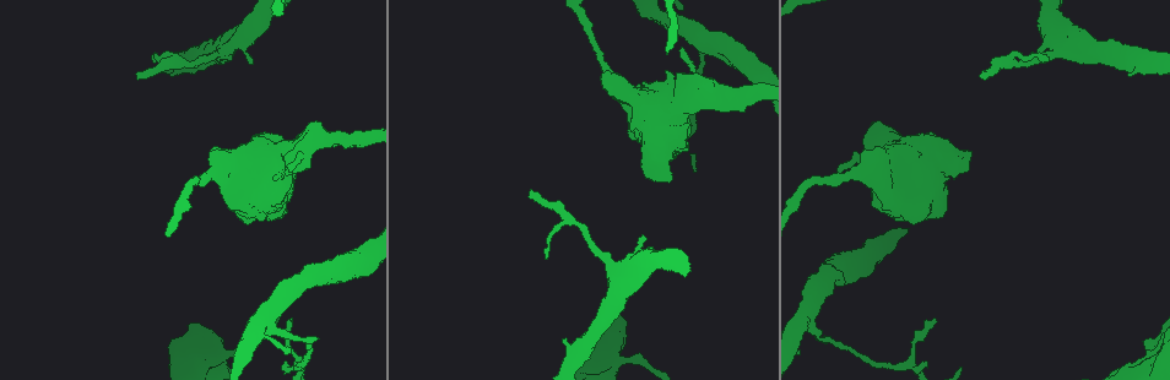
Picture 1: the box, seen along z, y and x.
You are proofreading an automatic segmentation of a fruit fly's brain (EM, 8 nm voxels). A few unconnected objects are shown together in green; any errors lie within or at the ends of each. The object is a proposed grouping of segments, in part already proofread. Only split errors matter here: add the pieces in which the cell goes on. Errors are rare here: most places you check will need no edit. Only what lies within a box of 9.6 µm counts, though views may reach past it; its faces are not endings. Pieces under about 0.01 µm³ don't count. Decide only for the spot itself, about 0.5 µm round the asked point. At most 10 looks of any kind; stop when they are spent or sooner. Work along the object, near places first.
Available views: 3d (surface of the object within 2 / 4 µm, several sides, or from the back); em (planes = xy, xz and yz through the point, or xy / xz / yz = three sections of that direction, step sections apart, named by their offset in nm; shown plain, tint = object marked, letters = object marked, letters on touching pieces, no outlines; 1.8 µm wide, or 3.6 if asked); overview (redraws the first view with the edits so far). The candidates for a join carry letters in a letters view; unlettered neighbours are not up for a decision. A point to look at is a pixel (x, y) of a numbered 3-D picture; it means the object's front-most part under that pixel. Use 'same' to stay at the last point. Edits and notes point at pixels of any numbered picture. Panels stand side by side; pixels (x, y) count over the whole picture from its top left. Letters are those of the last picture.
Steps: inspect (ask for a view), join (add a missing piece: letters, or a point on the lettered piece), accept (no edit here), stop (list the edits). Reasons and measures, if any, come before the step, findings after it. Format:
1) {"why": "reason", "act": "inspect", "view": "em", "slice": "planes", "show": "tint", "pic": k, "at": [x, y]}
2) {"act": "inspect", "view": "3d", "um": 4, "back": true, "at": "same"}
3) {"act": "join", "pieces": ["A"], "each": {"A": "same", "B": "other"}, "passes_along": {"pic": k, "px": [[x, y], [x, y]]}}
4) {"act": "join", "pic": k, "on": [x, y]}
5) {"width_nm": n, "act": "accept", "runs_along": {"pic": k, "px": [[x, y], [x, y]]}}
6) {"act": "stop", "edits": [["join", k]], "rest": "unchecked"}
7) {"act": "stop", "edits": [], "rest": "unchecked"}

{"why": "branch stops here", "act": "inspect", "view": "em", "um": 3.6, "slice": "yz", "step": 16, "show": "tint", "pic": 1, "at": [984, 79]}

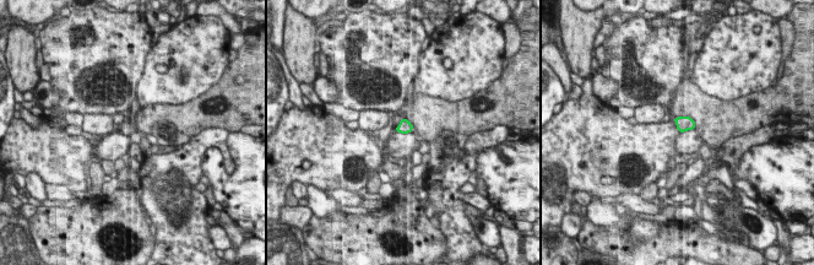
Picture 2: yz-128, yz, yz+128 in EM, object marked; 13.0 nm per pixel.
{"why": "cut it another way", "act": "inspect", "view": "em", "um": 3.6, "slice": "planes", "show": "letters", "at": "same"}

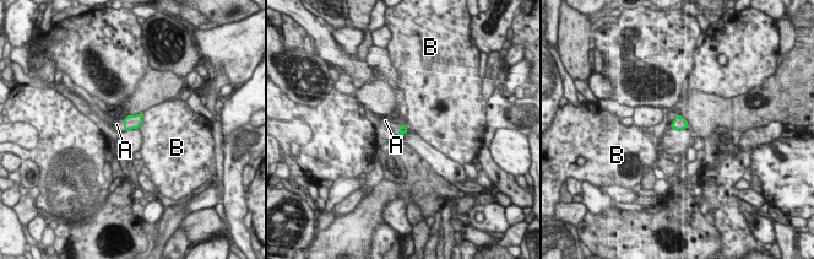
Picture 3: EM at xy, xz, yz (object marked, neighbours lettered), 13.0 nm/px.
{"width_nm": 100, "act": "join", "pieces": ["A"], "each": {"A": "same", "B": "other"}, "found": "the cell continues"}

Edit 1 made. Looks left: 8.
{"act": "inspect", "view": "3d", "um": 4, "pic": 1, "at": [152, 60]}

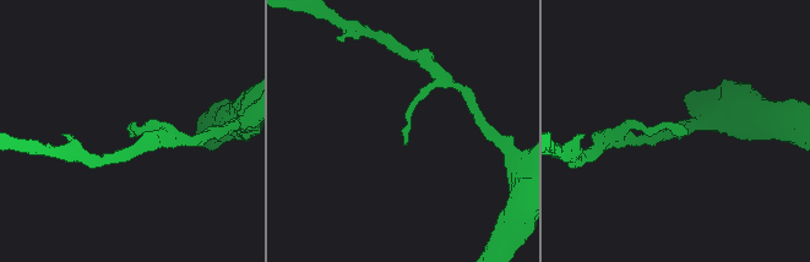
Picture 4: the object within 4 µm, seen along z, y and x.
{"act": "inspect", "view": "em", "slice": "planes", "show": "letters", "pic": 4, "at": [405, 142]}

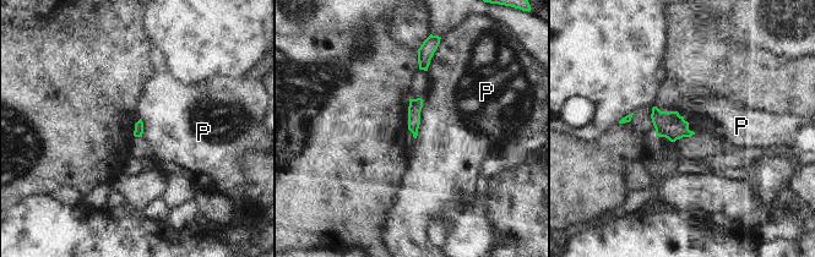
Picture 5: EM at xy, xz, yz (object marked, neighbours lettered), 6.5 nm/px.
{"act": "accept", "each": {"P": "other"}, "border": {"pic": 5, "px": [[422, 98], [420, 124], [416, 138]]}, "found": "none of them fits"}

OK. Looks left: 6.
{"why": "branch stops here", "act": "inspect", "view": "3d", "um": 2, "pic": 1, "at": [1131, 73]}

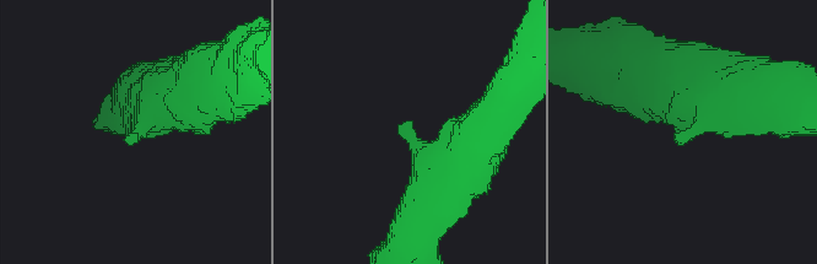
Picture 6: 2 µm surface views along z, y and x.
{"act": "inspect", "view": "em", "um": 3.6, "slice": "xz", "step": 4, "show": "letters", "pic": 6, "at": [131, 133]}

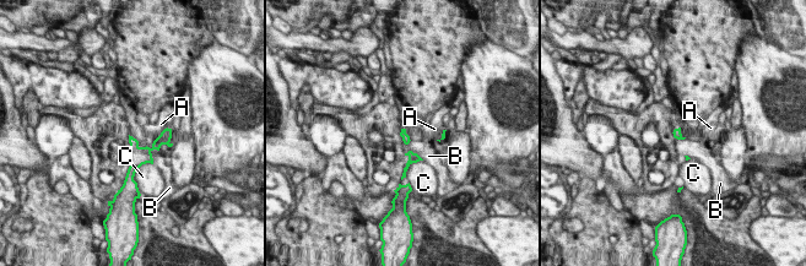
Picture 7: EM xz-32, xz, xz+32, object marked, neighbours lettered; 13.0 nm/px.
{"longest_contact_nm": ["C", 320], "act": "accept", "each": {"A": "other", "B": "other", "C": "other"}, "found": "none of them fits"}

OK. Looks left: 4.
{"why": "free end", "act": "inspect", "view": "em", "slice": "yz", "step": 16, "show": "tint", "pic": 1, "at": [290, 319]}

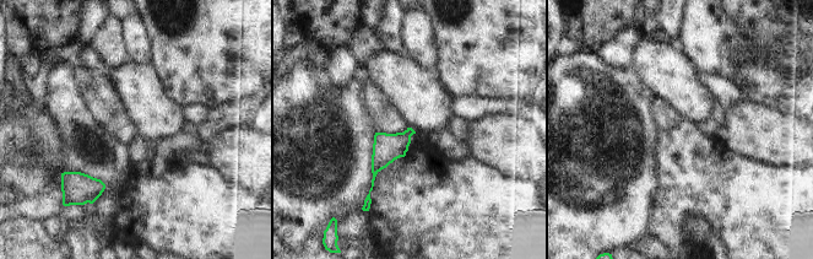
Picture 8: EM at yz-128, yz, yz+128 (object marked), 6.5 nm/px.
{"act": "inspect", "view": "em", "slice": "planes", "show": "letters", "at": "same"}

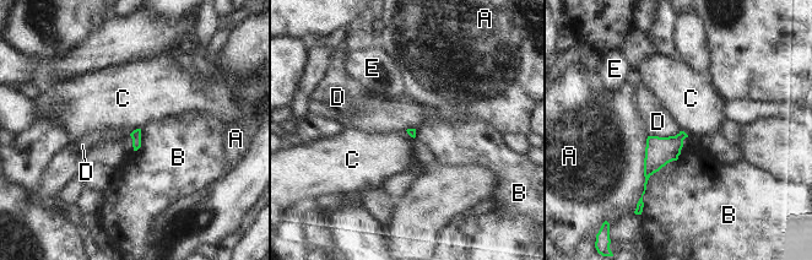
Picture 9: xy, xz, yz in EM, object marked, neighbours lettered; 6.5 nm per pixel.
{"act": "accept", "each": {"A": "other", "B": "other", "C": "other", "D": "other", "E": "other"}, "border": {"pic": 9, "px": [[140, 128], [136, 128], [130, 134]]}, "found": "none of them fits"}

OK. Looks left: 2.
{"act": "stop", "edits": [["join", 3]], "rest": "unchecked"}

